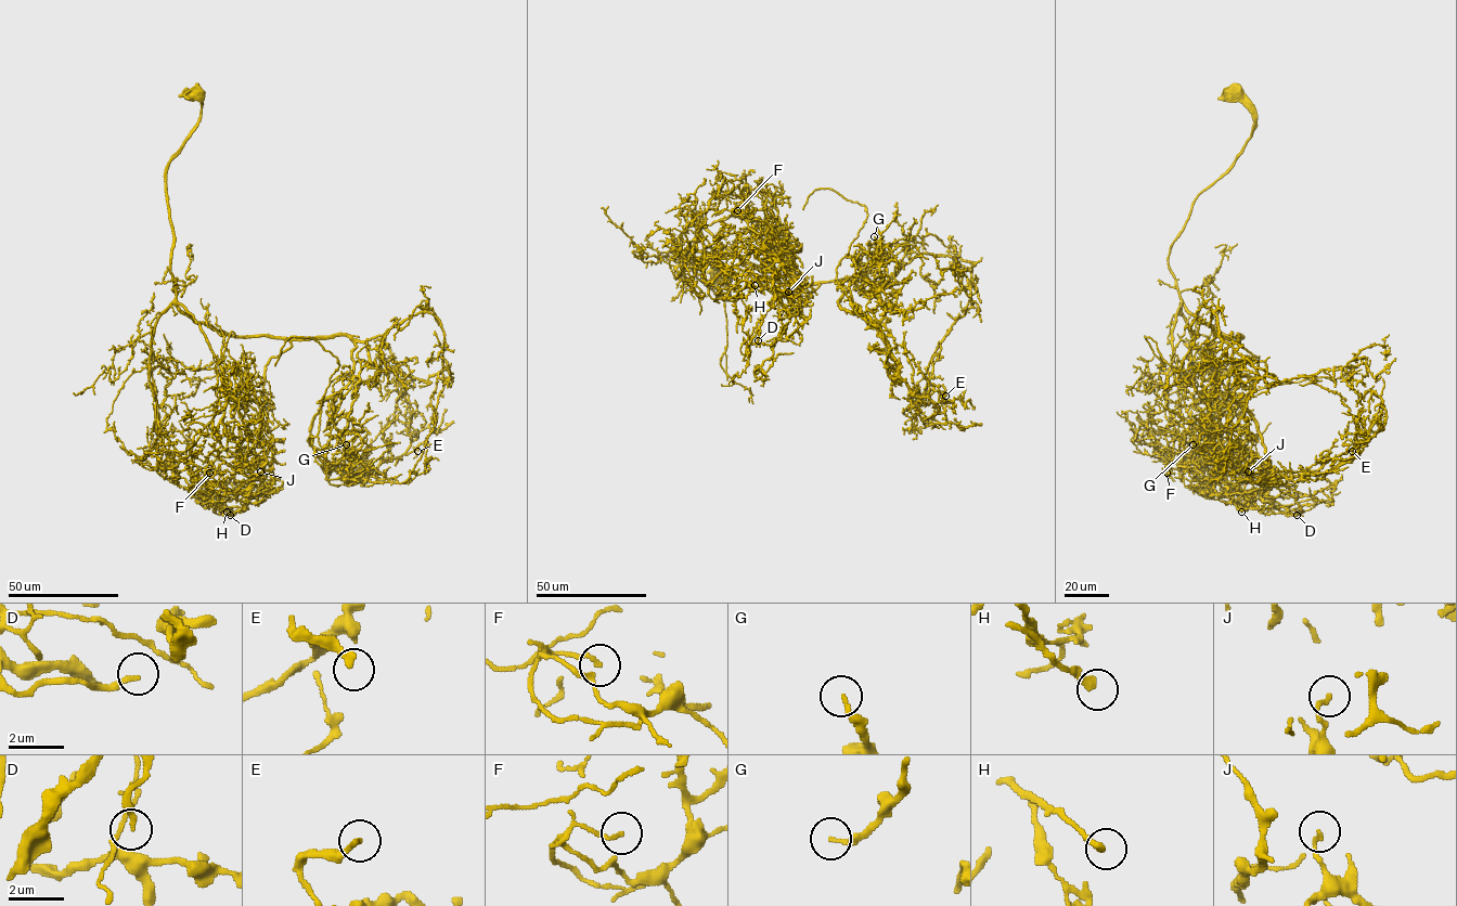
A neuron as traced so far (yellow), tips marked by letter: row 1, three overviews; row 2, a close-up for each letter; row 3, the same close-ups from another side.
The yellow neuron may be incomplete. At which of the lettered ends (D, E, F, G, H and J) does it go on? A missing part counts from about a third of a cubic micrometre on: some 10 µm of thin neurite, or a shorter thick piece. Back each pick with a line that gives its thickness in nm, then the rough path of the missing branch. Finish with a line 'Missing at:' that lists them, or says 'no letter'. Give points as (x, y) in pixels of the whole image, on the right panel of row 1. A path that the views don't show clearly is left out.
Missing at: no letter

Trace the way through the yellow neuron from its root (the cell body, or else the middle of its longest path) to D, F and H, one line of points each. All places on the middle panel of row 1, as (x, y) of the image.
D: (725, 275), (727, 297), (695, 274), (698, 211), (710, 225), (762, 209), (790, 262), (758, 340)
F: (725, 275), (727, 297), (695, 274), (698, 211), (710, 225), (756, 209), (737, 210)
H: (725, 275), (727, 297), (695, 274), (698, 211), (704, 223), (680, 235), (678, 255), (705, 253), (755, 285)

